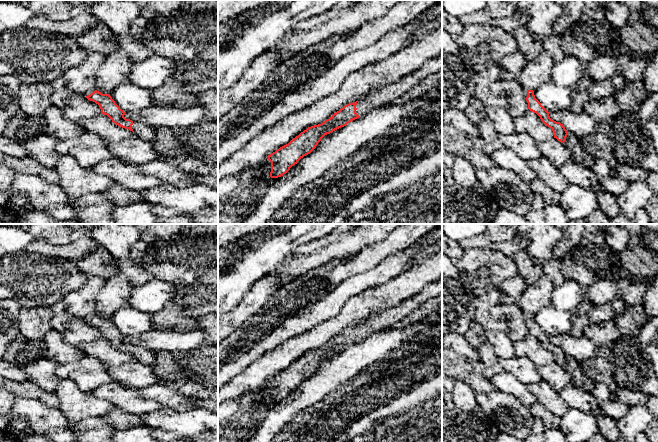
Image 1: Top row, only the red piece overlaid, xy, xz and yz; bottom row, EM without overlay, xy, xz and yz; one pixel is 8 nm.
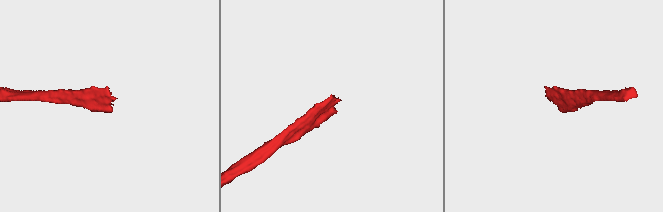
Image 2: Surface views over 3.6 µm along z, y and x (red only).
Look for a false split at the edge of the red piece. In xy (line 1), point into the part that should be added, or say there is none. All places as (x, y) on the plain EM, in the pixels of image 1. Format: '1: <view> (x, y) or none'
1: xy (148, 357)

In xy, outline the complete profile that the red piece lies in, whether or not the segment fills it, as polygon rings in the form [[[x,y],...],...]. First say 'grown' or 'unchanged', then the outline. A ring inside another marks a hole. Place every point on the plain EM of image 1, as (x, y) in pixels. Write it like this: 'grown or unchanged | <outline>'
grown | [[[95,314],[86,322],[99,329],[101,338],[107,339],[116,349],[132,355],[135,361],[145,365],[154,365],[156,362],[156,351],[148,350],[140,345],[126,343],[124,341],[126,336],[115,327],[110,318],[102,318]]]

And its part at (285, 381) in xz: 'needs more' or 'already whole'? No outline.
needs more

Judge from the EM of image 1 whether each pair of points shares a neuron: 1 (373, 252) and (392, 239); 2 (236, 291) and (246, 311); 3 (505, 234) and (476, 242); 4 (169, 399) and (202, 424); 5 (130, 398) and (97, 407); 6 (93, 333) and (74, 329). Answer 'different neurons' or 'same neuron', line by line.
1: same neuron
2: different neurons
3: different neurons
4: different neurons
5: different neurons
6: same neuron

